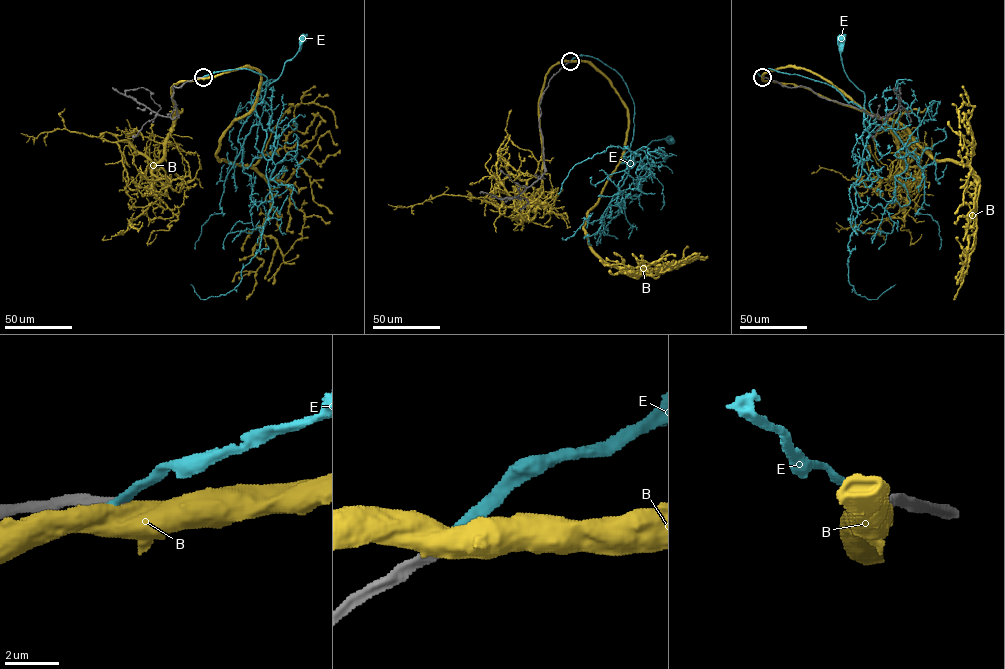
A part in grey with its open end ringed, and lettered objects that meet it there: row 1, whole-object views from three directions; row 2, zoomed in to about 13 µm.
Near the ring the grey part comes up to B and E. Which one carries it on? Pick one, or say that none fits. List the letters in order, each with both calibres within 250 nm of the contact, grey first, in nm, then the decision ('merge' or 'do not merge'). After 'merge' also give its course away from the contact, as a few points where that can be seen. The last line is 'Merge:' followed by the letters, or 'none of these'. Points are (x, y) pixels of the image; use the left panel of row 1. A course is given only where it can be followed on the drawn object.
B: 320 nm thick on the grey side, 800 nm on the other; do not merge
E: 320 nm thick on the grey side, 200 nm on the other; merge; it runs (202, 78), (232, 69), (263, 74), (267, 78), (265, 95), (255, 111), (255, 97), (279, 76), (304, 37)
Merge: E

